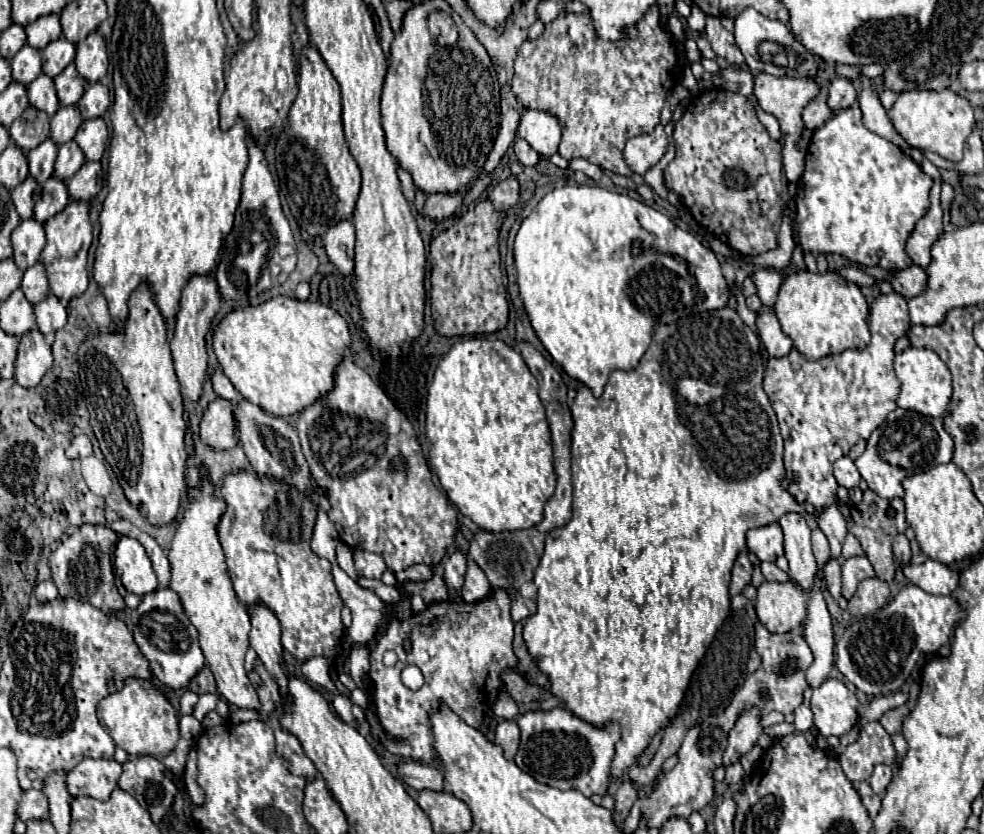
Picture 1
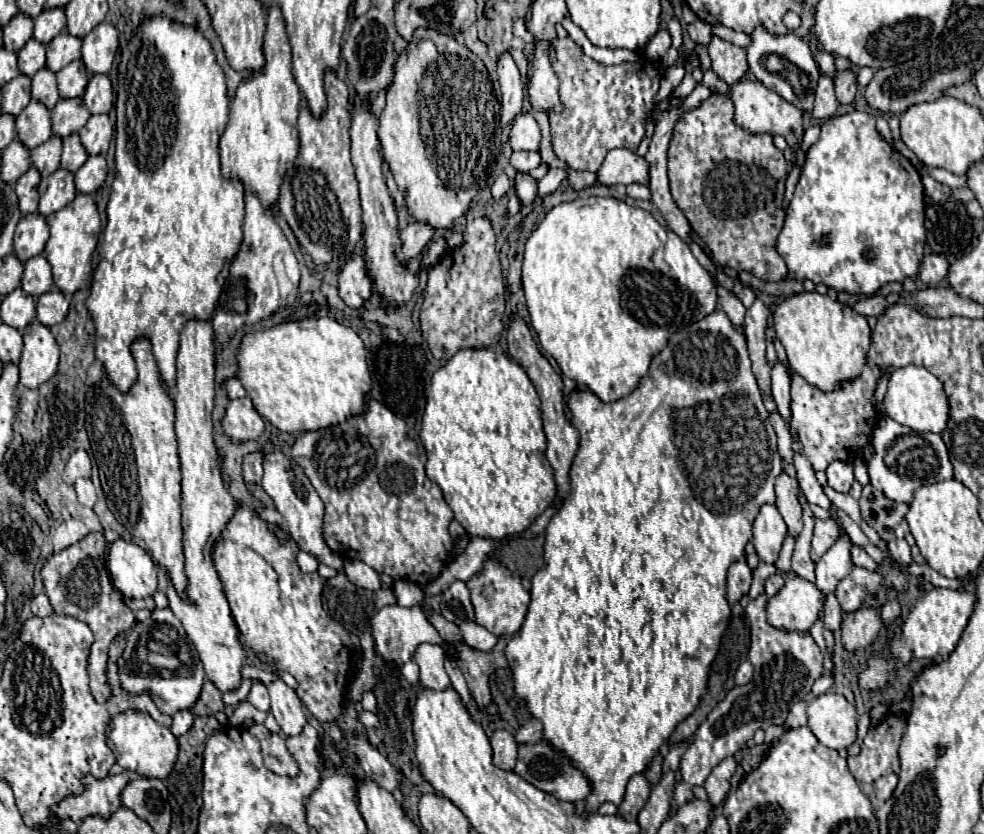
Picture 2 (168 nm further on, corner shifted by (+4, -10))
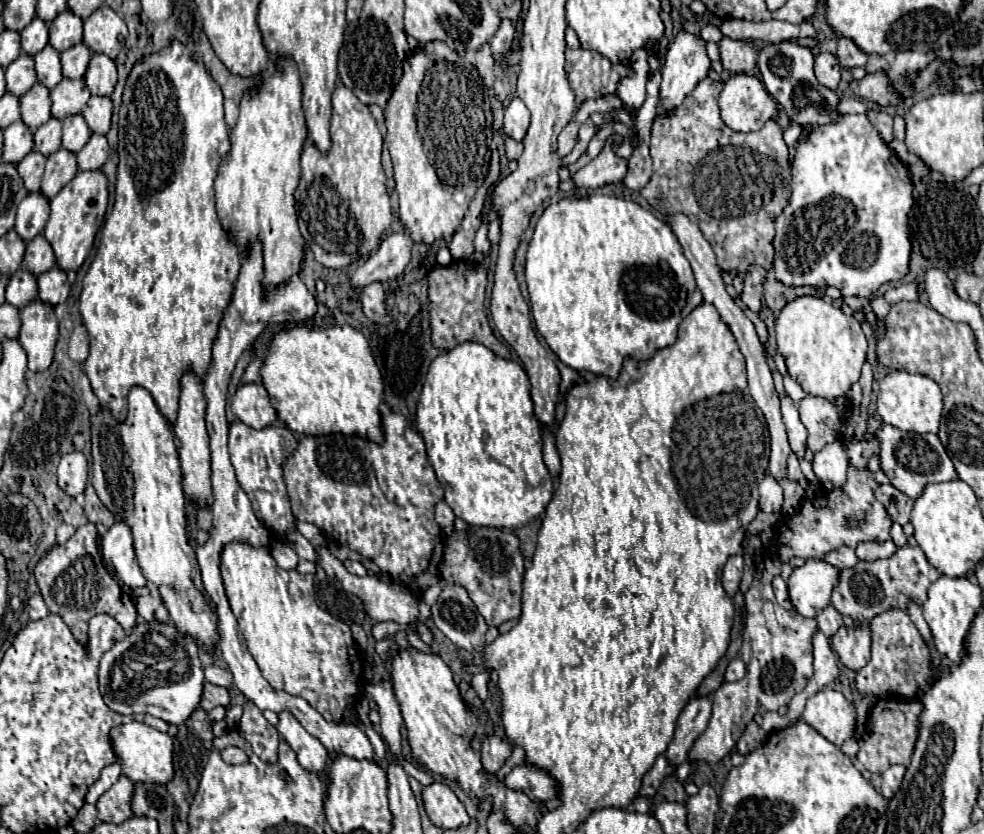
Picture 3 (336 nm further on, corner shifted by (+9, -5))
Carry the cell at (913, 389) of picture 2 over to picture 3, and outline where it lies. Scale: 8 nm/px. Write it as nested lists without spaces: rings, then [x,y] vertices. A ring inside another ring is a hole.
[[[892,372],[888,374],[878,392],[878,416],[884,424],[890,424],[904,432],[932,432],[938,434],[940,414],[942,414],[942,392],[930,378],[924,378],[922,374],[908,374],[908,372]]]

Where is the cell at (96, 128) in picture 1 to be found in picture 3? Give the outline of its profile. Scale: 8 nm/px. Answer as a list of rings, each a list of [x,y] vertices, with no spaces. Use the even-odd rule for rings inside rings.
[[[92,96],[82,114],[84,114],[92,132],[108,134],[110,120],[112,120],[112,100],[110,100],[110,96]]]

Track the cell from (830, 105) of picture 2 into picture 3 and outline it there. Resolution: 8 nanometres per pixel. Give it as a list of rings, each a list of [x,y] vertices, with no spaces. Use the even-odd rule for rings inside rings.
[[[820,52],[816,56],[816,66],[814,66],[816,78],[822,86],[828,86],[830,90],[836,90],[840,82],[840,64],[838,58],[830,52]]]

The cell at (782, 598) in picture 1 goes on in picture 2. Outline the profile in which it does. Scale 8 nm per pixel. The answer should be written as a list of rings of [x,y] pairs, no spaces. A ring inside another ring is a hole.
[[[787,579],[775,597],[767,599],[767,621],[785,631],[809,631],[821,611],[821,593],[805,579]]]

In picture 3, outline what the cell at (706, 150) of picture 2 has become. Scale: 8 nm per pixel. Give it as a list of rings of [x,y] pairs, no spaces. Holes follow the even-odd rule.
[[[704,78],[686,98],[666,116],[658,116],[652,124],[650,154],[654,160],[654,174],[650,182],[640,190],[640,194],[650,202],[652,208],[664,216],[686,214],[698,224],[704,238],[712,244],[718,266],[728,270],[744,270],[750,264],[760,264],[766,270],[772,268],[774,258],[774,220],[784,210],[790,200],[790,162],[788,146],[782,138],[782,128],[776,120],[768,120],[760,132],[734,132],[730,130],[718,110],[718,96],[722,92],[722,82]]]

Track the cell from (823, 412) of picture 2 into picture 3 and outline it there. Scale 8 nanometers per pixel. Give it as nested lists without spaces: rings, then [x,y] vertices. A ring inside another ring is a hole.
[[[804,398],[800,402],[800,418],[808,430],[808,448],[820,450],[824,442],[834,442],[838,434],[844,436],[846,420],[840,416],[834,402],[824,398]]]

